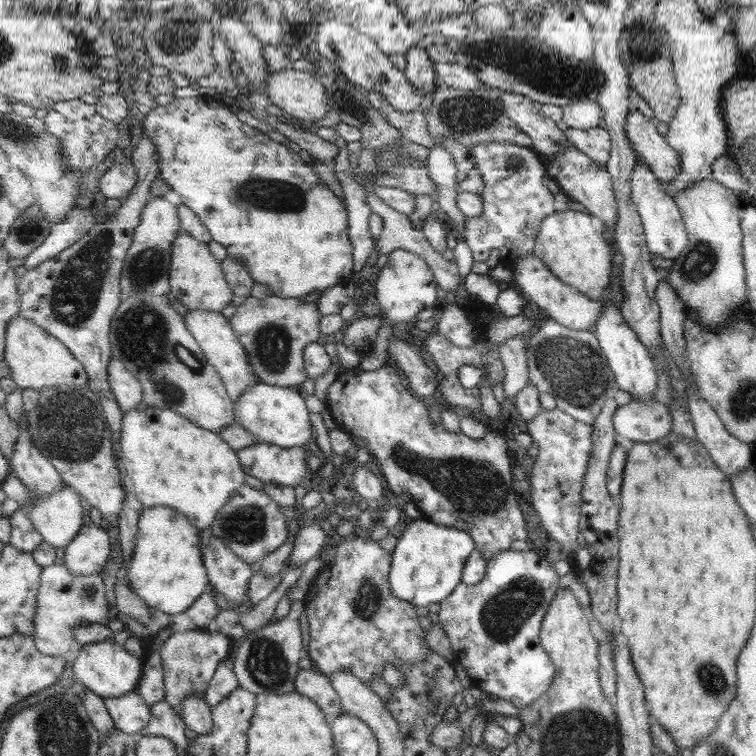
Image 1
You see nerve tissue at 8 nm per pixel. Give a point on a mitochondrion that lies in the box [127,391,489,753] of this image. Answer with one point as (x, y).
(266, 663)

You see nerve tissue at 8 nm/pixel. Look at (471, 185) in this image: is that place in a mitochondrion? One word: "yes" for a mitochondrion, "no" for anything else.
no

